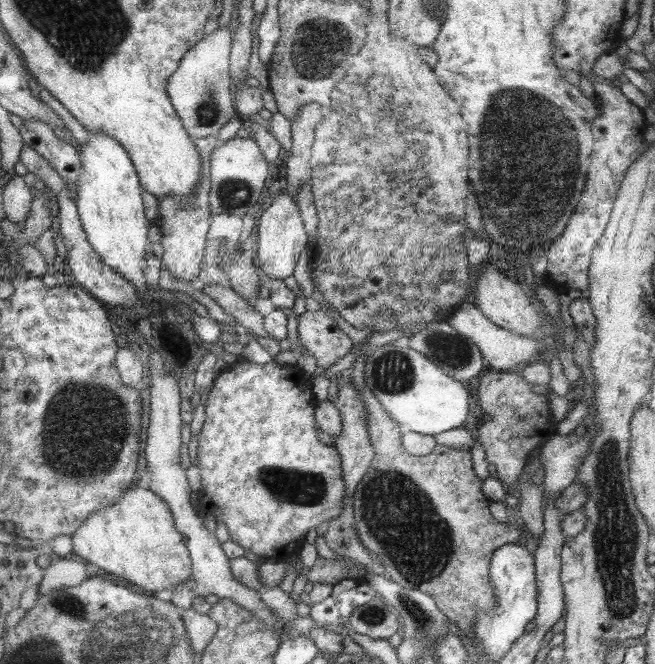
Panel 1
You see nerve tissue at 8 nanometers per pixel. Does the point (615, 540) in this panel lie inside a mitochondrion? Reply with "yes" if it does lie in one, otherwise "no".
yes

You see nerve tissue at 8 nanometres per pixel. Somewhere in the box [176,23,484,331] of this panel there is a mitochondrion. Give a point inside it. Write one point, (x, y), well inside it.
(385, 123)

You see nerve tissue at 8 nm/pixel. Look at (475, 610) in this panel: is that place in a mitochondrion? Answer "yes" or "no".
no

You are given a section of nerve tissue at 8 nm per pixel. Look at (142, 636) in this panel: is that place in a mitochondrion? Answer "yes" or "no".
yes

